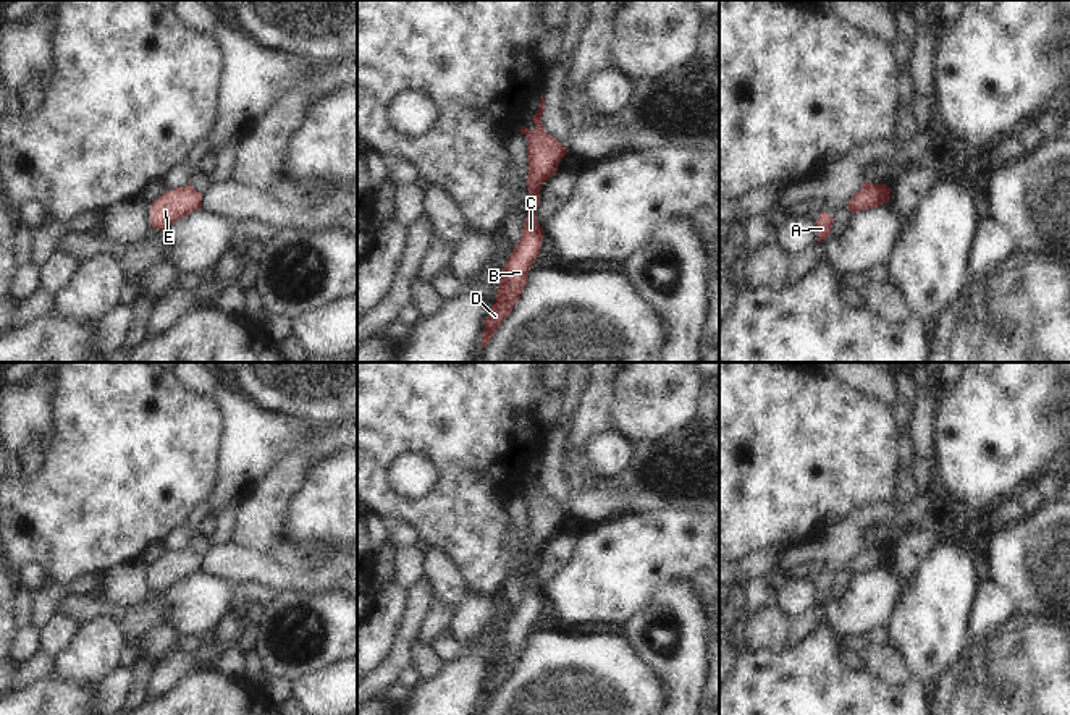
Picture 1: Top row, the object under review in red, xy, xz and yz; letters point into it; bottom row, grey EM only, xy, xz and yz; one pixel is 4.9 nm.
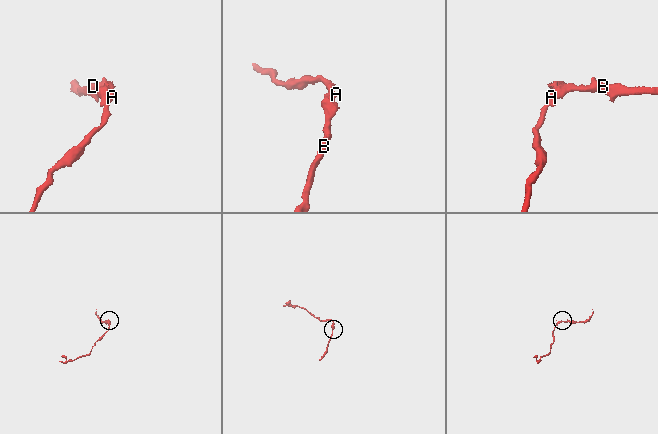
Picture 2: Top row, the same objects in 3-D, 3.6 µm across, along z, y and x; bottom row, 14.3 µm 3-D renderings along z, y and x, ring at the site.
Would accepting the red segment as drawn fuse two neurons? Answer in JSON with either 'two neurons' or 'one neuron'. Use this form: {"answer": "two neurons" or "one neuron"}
{"answer": "two neurons"}

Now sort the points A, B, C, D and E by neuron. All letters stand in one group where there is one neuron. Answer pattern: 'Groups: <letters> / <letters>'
Groups: A / B C D E.

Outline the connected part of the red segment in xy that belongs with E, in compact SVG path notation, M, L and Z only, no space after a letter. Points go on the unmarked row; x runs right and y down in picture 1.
M192 548L176 550L173 553L166 553L152 565L149 582L154 590L163 592L200 569L200 555Z

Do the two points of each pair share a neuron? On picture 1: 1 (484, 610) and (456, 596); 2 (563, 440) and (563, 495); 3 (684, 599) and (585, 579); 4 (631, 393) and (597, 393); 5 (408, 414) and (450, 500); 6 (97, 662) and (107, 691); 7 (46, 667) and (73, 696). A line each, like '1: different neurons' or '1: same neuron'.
1: different neurons
2: same neuron
3: different neurons
4: different neurons
5: same neuron
6: different neurons
7: different neurons

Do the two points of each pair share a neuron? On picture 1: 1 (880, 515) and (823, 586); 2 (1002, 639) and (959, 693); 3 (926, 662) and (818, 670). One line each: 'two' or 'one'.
1: one
2: one
3: two

